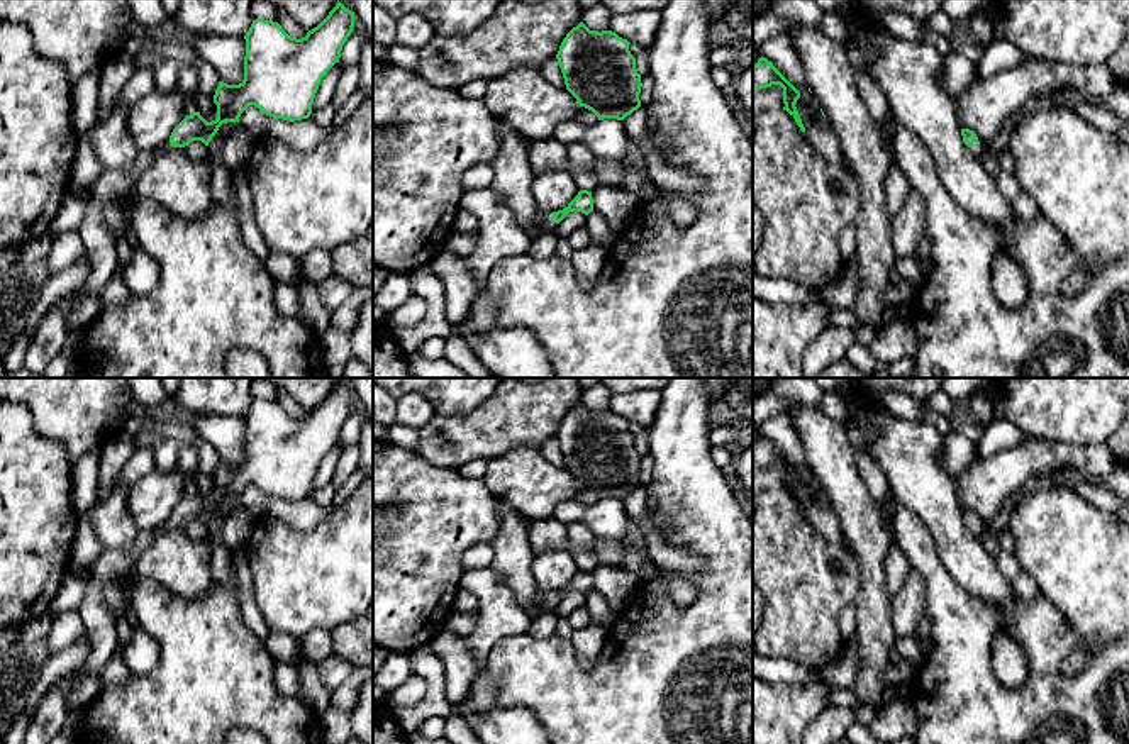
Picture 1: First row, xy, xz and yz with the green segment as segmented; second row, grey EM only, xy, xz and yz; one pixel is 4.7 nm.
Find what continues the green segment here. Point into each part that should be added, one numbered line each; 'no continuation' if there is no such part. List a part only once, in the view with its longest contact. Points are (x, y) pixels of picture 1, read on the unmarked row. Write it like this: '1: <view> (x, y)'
1: xz (548, 604)

